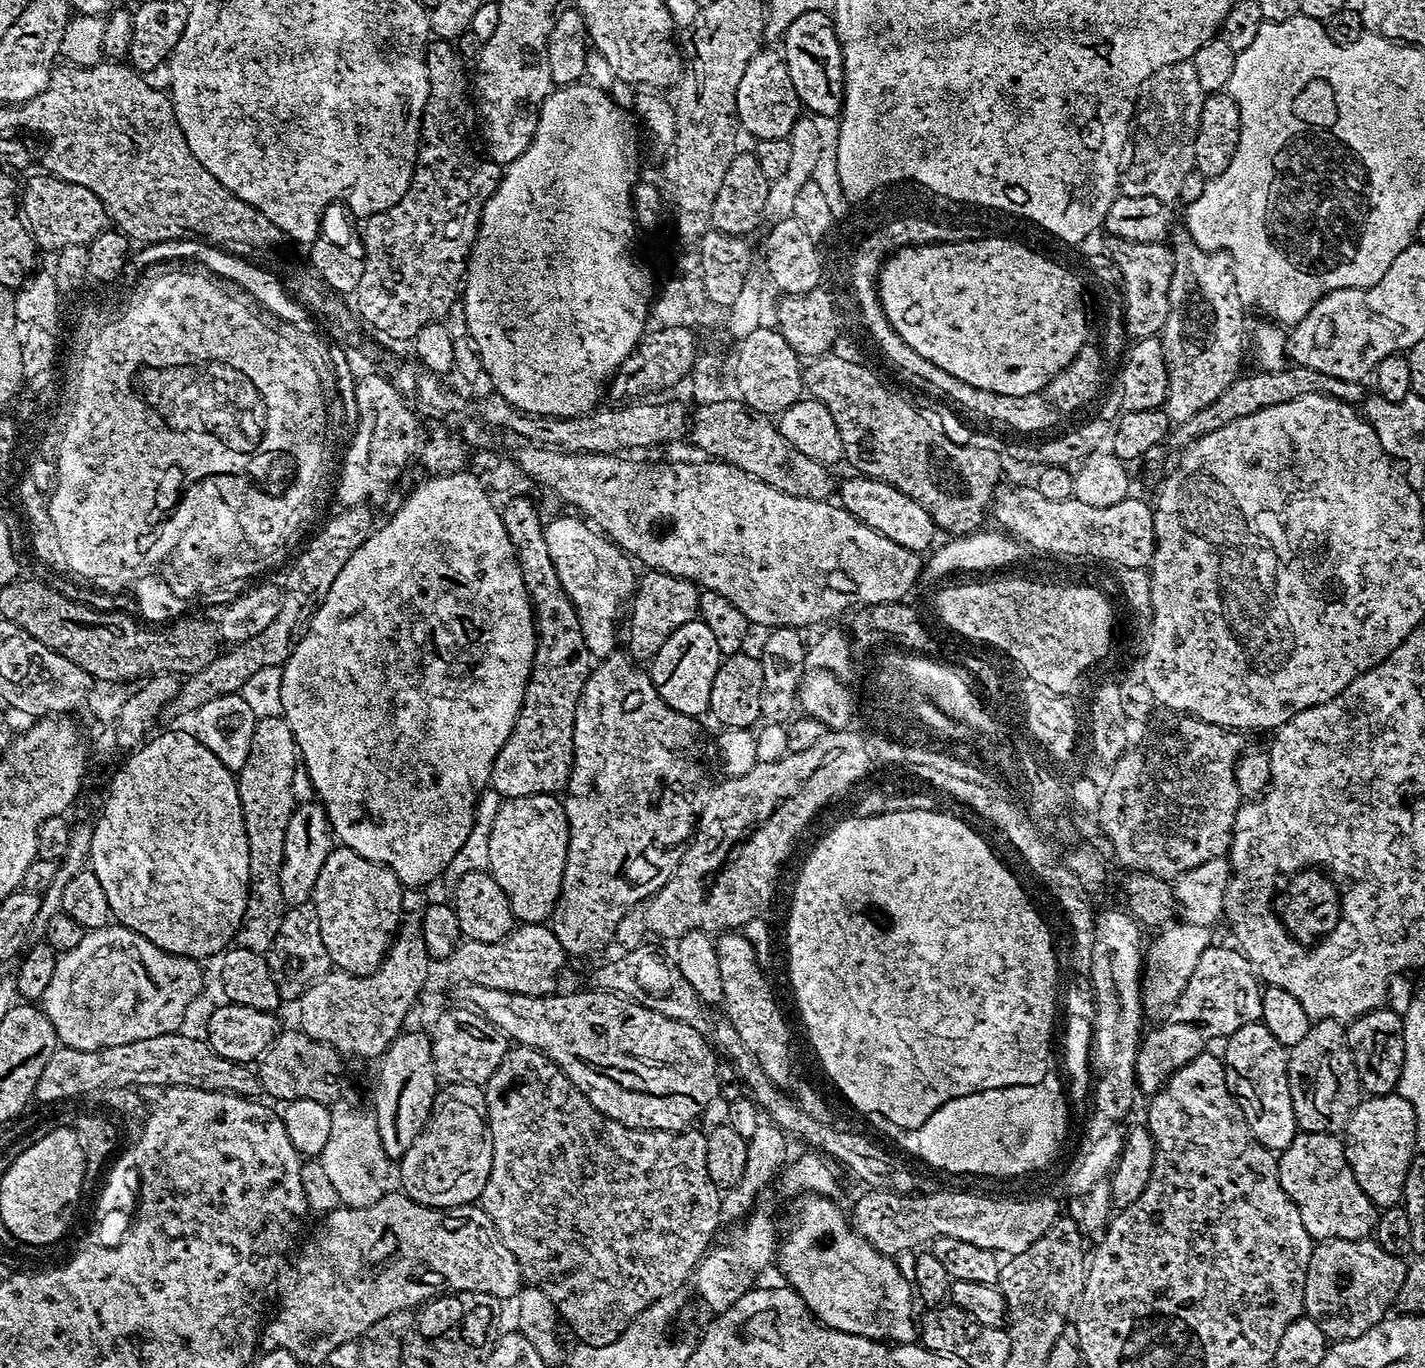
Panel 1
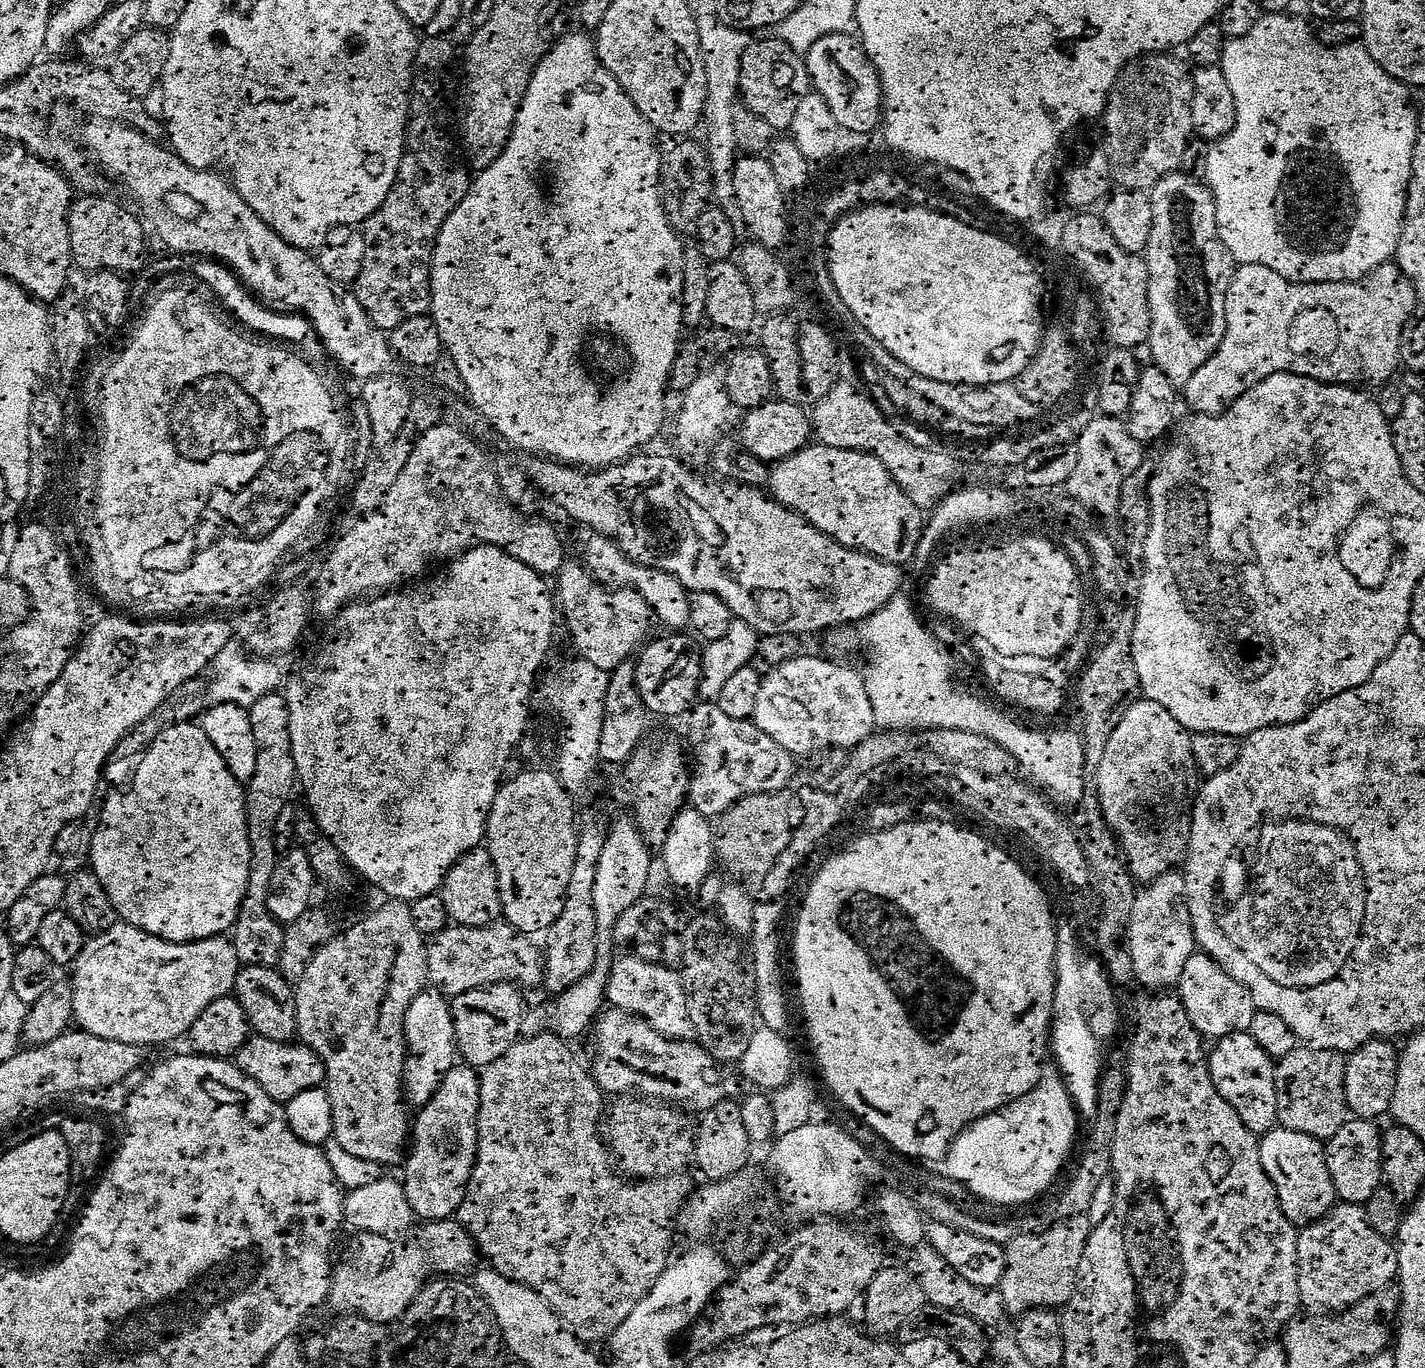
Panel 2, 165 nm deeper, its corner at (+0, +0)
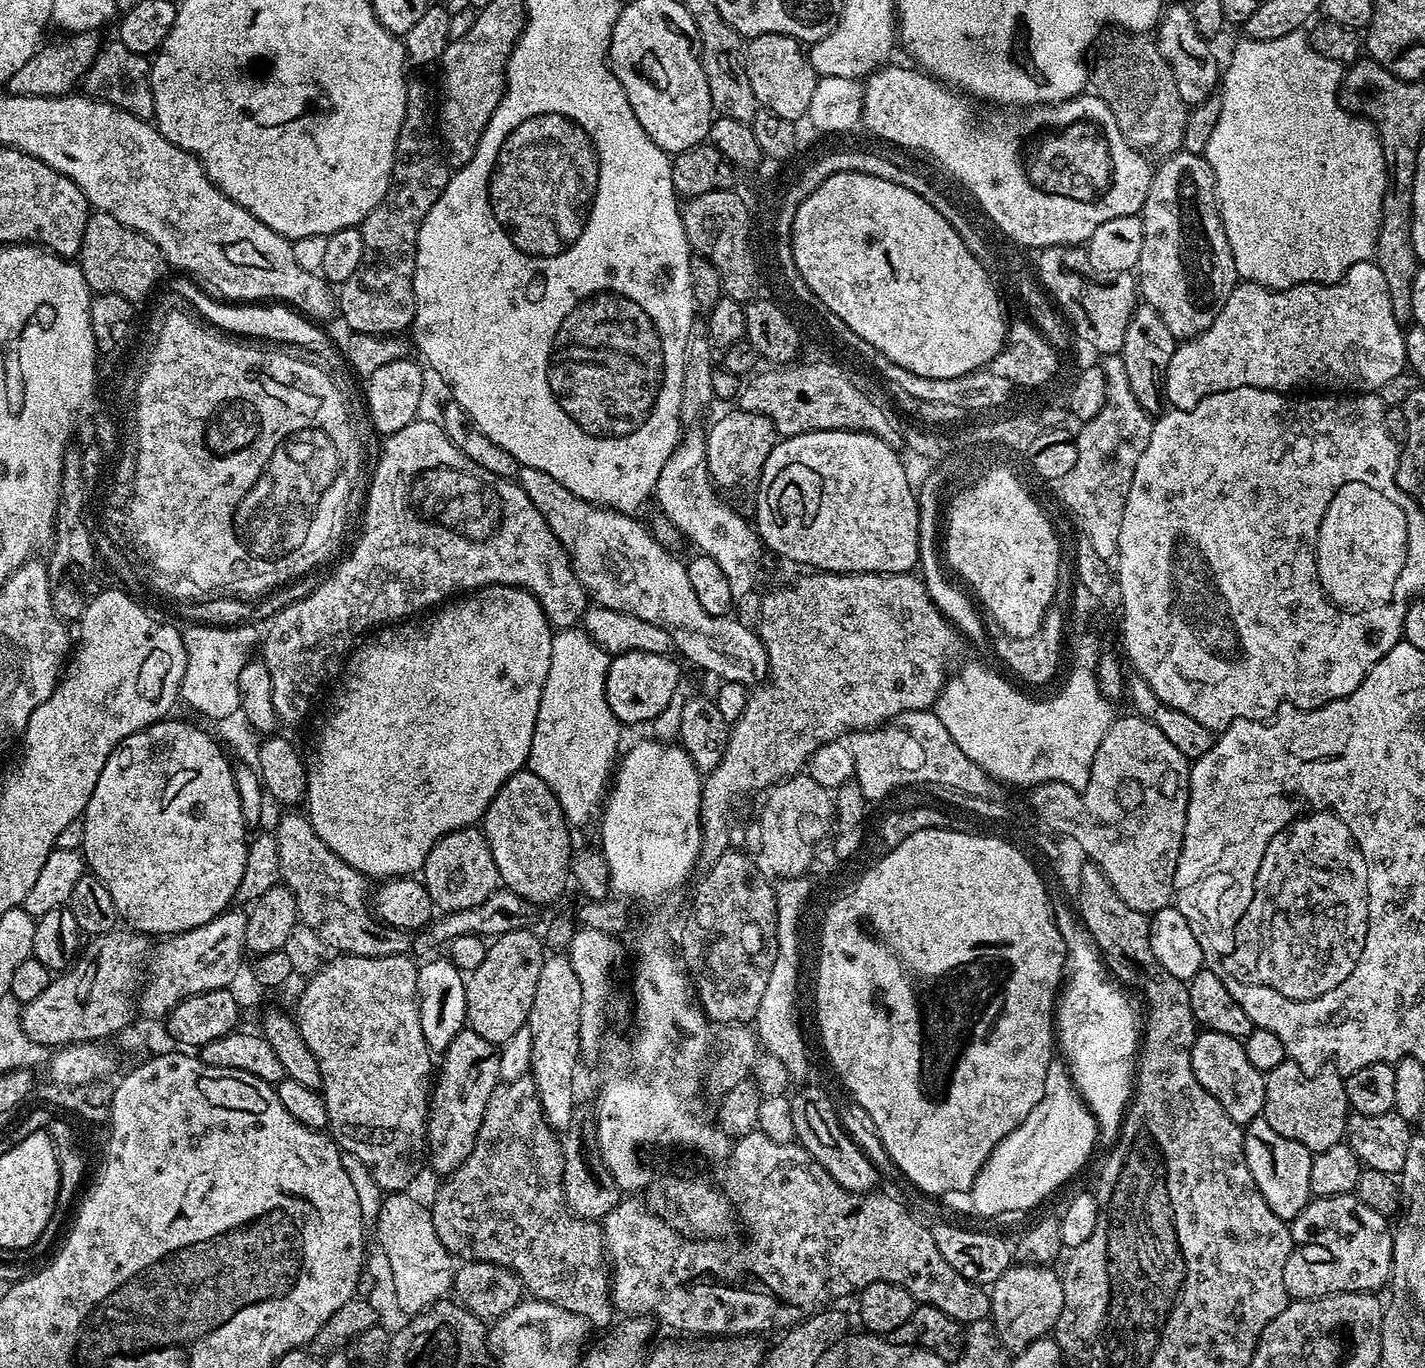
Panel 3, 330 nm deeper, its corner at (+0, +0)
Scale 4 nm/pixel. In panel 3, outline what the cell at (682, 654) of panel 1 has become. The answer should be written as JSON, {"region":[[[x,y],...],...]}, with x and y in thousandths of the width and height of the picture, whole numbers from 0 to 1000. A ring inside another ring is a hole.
{"region":[[[436,477],[427,483],[425,513],[436,530],[454,530],[469,515],[472,505],[479,496],[477,488],[469,478]]]}

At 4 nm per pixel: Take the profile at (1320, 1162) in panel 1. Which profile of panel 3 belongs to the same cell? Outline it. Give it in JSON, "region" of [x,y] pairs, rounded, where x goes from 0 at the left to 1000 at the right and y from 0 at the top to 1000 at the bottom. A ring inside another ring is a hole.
{"region":[[[886,817],[879,819],[873,825],[873,846],[874,852],[877,852],[877,858],[880,858],[880,864],[888,876],[891,885],[897,887],[902,893],[909,892],[909,888],[921,876],[919,870],[919,852],[922,843],[914,835],[908,835],[905,832],[900,832]]]}

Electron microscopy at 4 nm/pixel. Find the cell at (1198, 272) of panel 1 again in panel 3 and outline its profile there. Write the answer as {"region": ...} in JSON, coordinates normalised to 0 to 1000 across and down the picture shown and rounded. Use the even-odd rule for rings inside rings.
{"region":[[[829,110],[815,116],[813,120],[809,125],[807,139],[801,153],[803,173],[801,189],[799,194],[799,213],[802,221],[808,224],[813,232],[818,235],[818,241],[821,241],[826,249],[830,250],[843,246],[852,235],[852,232],[855,232],[859,220],[867,211],[869,202],[866,186],[863,183],[863,177],[856,159],[852,124],[848,118],[844,113]]]}

